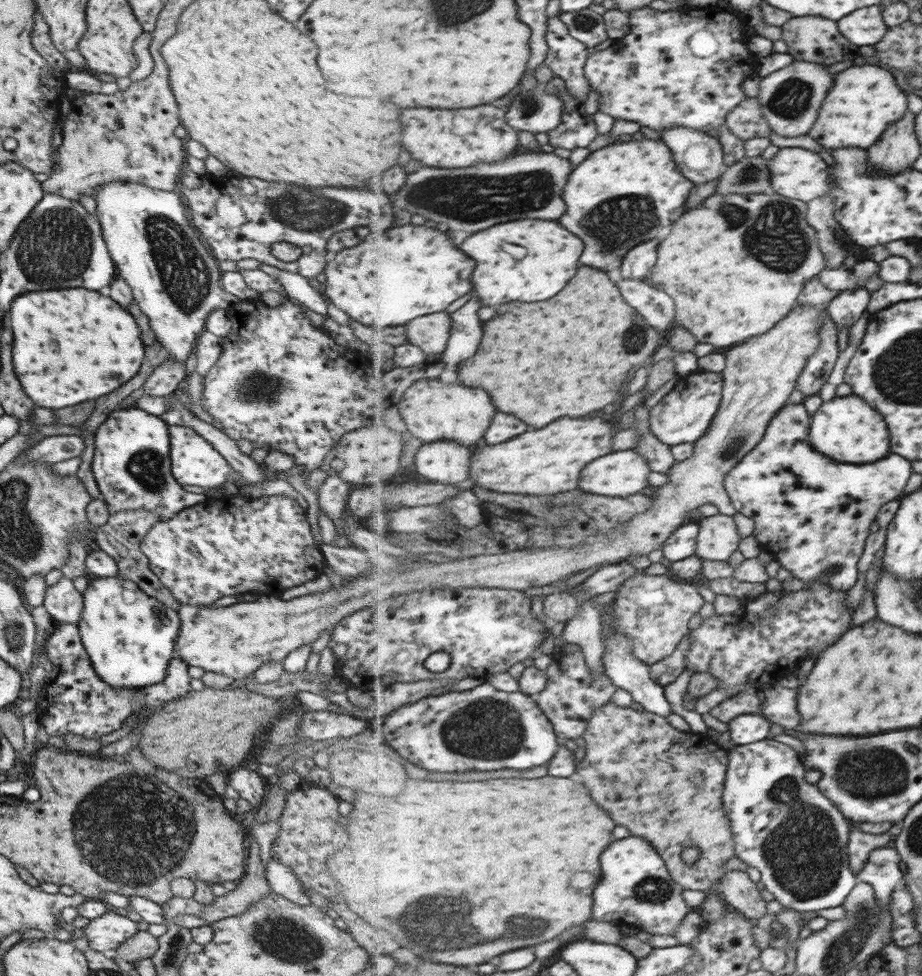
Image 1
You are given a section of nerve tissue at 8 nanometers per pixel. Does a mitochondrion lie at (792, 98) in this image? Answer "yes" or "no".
yes

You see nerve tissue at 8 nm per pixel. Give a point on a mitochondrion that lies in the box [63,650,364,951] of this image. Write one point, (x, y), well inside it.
(128, 820)

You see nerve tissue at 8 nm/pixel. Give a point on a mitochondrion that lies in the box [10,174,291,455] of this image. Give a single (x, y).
(60, 235)

